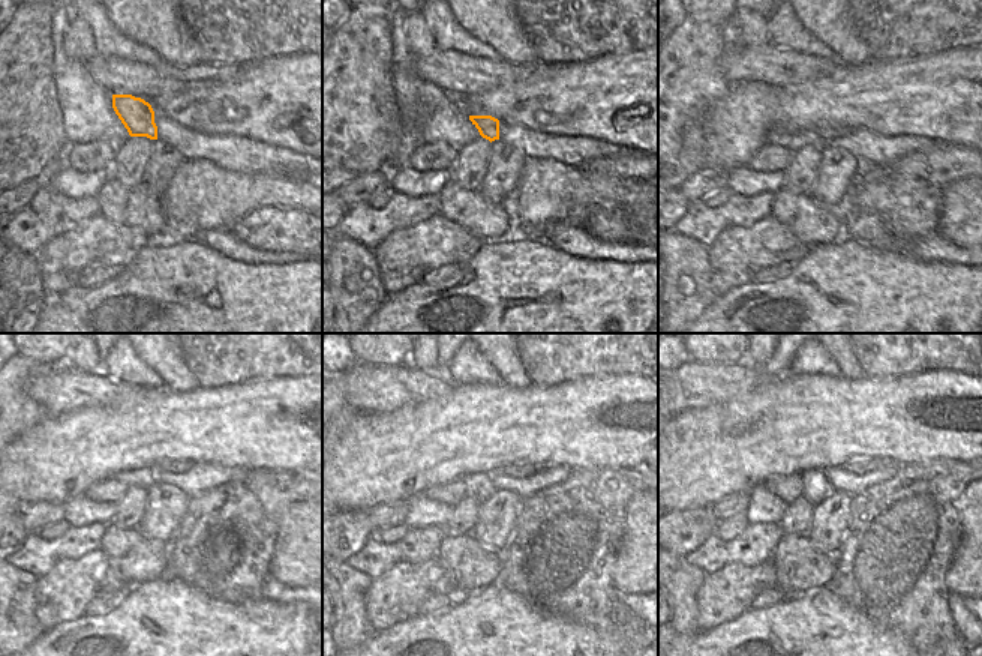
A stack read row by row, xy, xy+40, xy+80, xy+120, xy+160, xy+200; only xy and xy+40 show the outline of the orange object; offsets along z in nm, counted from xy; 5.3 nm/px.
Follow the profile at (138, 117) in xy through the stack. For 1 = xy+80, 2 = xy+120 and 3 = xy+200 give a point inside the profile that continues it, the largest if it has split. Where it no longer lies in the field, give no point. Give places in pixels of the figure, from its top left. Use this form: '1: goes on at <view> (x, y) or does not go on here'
1: goes on at xy+80 (826, 132)
2: goes on at xy+120 (158, 469)
3: goes on at xy+200 (858, 466)

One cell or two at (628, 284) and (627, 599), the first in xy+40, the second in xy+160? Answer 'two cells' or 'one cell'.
two cells

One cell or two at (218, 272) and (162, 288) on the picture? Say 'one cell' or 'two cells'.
one cell

